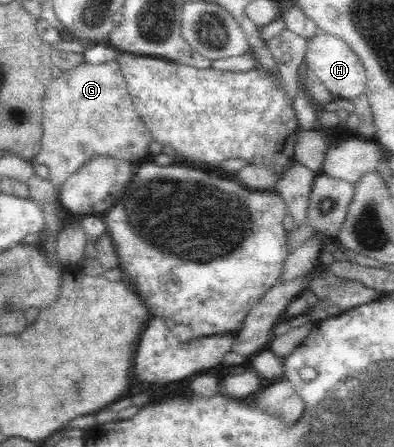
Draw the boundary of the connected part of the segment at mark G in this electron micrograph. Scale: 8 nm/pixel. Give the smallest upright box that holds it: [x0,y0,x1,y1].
[31,61,153,191]

